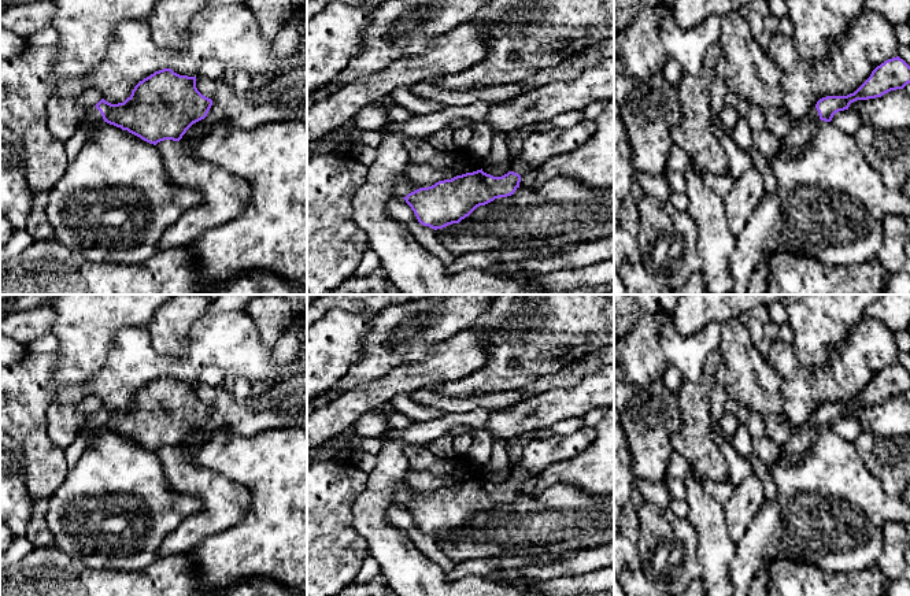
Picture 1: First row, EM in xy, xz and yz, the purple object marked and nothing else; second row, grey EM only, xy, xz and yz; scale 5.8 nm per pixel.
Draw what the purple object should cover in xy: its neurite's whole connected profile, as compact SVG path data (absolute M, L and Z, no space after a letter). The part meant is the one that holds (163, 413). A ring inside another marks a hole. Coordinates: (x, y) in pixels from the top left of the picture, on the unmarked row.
M163 375L140 388L123 410L111 411L101 406L89 415L85 423L85 440L89 448L96 440L96 433L107 429L153 452L164 447L180 448L193 430L207 423L211 412L212 407L197 397L196 384Z

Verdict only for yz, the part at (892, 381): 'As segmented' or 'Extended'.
Extended

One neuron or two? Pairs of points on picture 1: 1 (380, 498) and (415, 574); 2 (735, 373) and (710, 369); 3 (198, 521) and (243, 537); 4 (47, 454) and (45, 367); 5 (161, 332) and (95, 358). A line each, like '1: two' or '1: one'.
1: one
2: two
3: two
4: one
5: two

